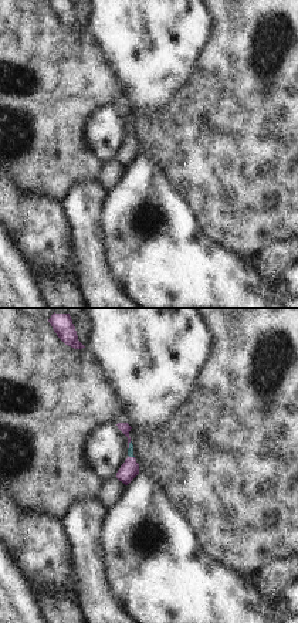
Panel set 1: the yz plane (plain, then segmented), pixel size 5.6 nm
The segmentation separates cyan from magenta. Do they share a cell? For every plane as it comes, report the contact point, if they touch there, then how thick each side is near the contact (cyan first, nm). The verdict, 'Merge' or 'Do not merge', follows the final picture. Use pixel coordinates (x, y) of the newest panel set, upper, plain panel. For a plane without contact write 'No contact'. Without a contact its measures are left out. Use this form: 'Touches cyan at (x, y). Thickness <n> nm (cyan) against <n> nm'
Touches cyan at (129, 128). Thickness 30 nm (cyan) against 60 nm.

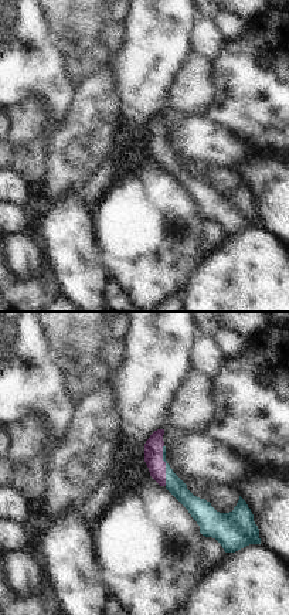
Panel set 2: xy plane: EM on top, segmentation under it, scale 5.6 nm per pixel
Touches cyan at (166, 148). Thickness 100 nm (cyan) against 110 nm.

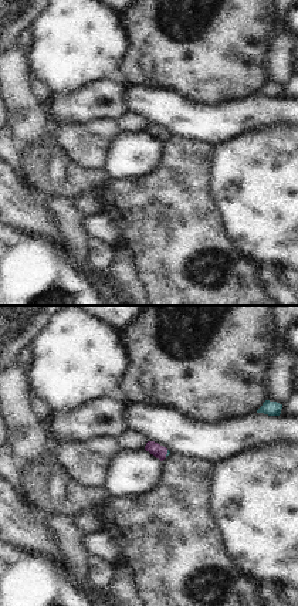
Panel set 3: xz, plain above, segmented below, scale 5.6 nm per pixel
Touches cyan at (168, 135). Thickness 20 nm (cyan) against 80 nm.

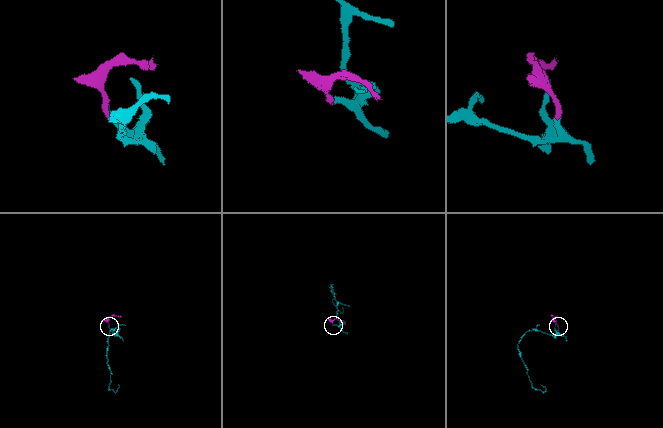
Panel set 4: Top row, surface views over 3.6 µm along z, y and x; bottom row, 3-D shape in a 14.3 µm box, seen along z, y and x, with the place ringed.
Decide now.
Merge.

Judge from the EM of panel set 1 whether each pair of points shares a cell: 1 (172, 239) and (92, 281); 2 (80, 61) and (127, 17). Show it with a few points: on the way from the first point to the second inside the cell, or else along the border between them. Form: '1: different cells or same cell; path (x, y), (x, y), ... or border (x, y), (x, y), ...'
1: different cells; border (104, 239), (108, 247), (109, 273), (128, 293)
2: different cells; border (87, 30), (117, 73)

